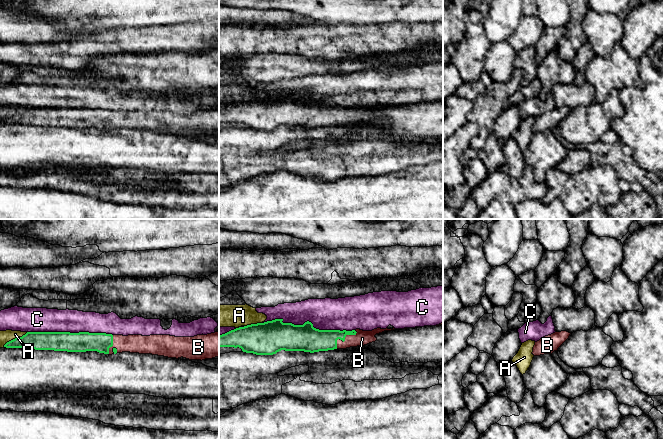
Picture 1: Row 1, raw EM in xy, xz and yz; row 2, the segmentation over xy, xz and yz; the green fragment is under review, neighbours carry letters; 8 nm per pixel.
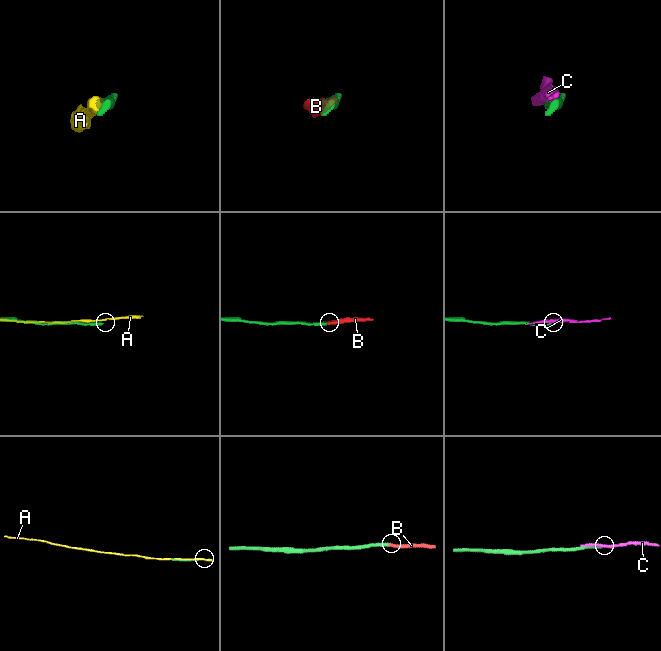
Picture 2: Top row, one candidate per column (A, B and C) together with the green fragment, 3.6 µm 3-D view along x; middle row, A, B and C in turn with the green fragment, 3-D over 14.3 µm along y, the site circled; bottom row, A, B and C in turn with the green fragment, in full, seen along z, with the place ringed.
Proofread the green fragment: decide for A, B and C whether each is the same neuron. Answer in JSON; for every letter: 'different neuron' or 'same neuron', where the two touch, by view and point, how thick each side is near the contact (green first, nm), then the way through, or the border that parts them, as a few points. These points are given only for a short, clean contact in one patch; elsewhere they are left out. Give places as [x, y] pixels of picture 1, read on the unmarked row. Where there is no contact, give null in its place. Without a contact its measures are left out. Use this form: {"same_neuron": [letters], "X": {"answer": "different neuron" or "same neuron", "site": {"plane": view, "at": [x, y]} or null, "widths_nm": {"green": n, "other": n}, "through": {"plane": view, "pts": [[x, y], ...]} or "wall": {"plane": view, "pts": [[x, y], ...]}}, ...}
{"same_neuron": ["B"], "A": {"answer": "different neuron", "site": {"plane": "xy", "at": [15, 114]}, "widths_nm": {"green": 140, "other": 100}}, "B": {"answer": "same neuron", "site": {"plane": "xz", "at": [344, 116]}, "widths_nm": {"green": 190, "other": 120}, "through": {"plane": "xz", "pts": [[313, 116], [344, 116], [362, 114]]}}, "C": {"answer": "different neuron", "site": {"plane": "xz", "at": [308, 97]}, "widths_nm": {"green": 220, "other": 260}}}

